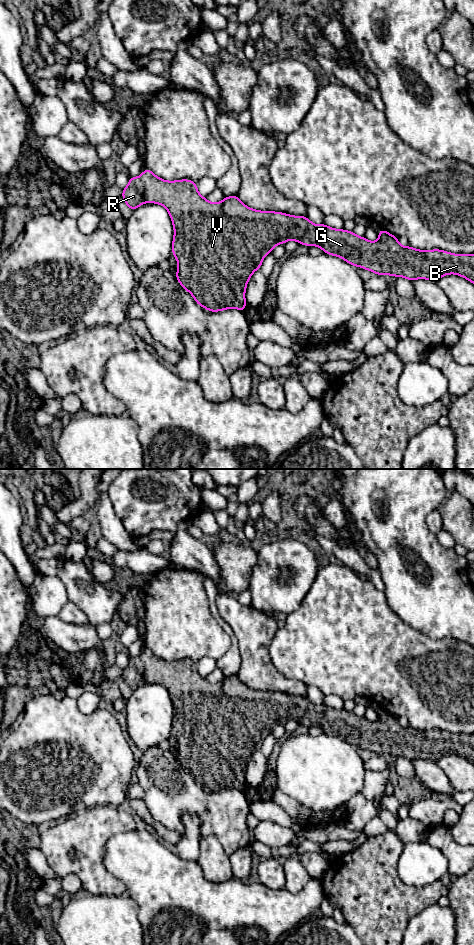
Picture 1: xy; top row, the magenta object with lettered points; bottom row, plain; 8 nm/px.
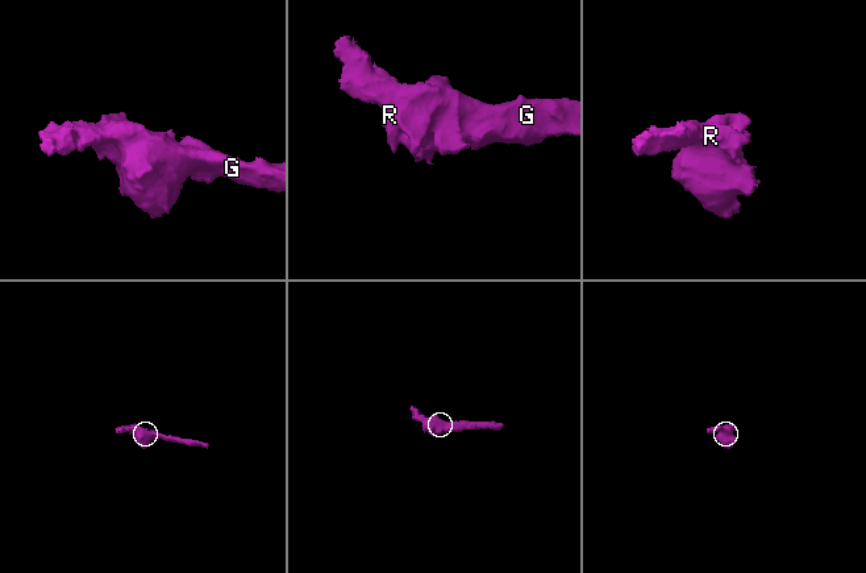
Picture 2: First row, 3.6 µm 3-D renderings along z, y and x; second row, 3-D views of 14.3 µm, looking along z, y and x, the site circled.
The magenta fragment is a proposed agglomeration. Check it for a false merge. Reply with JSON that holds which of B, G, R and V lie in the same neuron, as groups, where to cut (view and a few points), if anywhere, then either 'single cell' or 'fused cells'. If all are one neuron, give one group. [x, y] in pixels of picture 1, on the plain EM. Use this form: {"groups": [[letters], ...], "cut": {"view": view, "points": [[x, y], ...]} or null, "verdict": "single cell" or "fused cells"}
{"groups": [["B", "G", "R", "V"]], "cut": null, "verdict": "single cell"}

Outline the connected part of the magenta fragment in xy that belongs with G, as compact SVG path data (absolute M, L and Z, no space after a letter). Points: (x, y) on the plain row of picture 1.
M147 647L139 657L130 657L121 677L133 691L146 682L160 684L167 689L174 708L172 735L178 742L176 759L198 785L211 792L230 788L245 792L245 771L252 754L261 748L264 737L272 733L277 724L284 725L291 719L305 726L318 726L324 733L340 737L352 746L376 755L436 762L445 755L456 754L474 764L474 734L404 727L398 722L398 717L383 709L378 711L379 719L371 722L353 711L338 710L324 703L316 705L306 696L249 688L237 675L212 683L199 674L192 660L163 660Z

